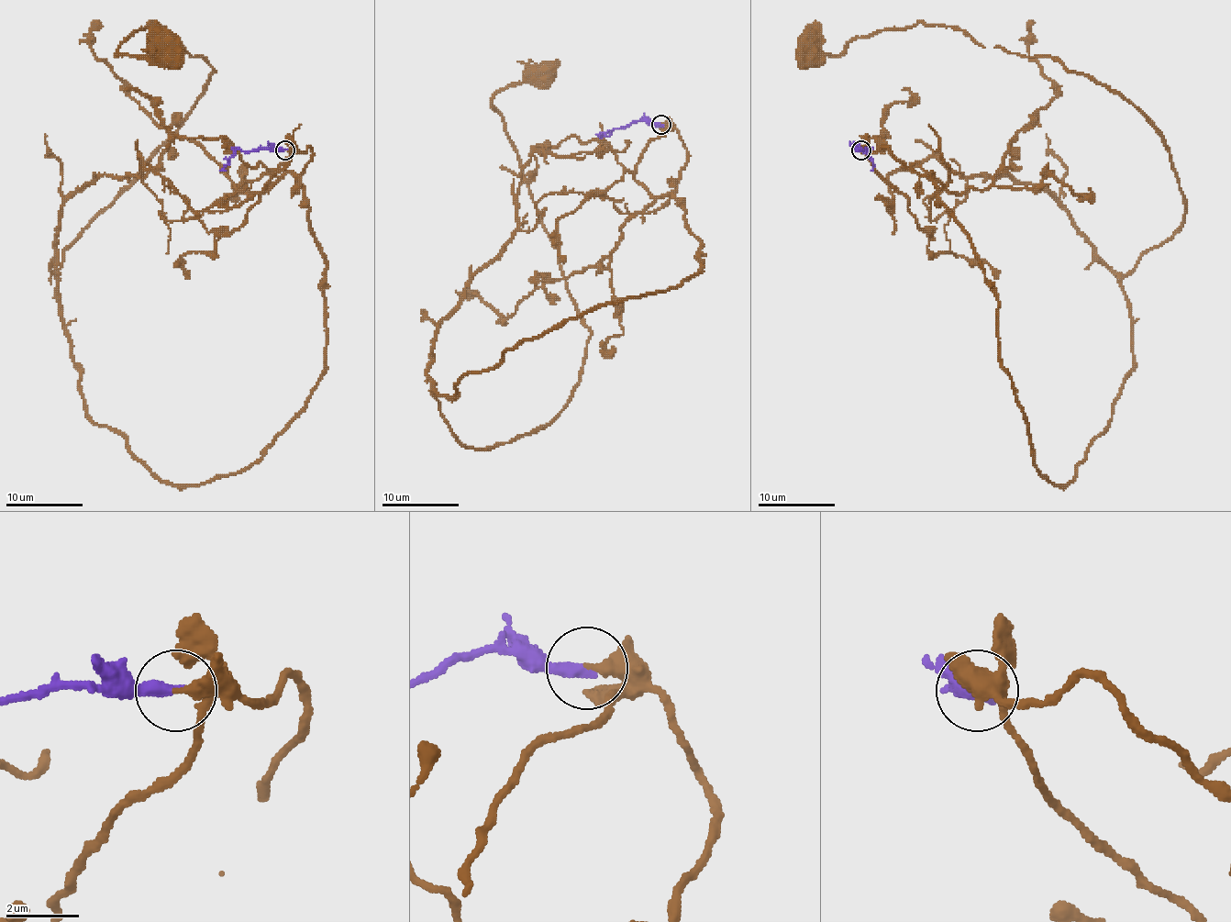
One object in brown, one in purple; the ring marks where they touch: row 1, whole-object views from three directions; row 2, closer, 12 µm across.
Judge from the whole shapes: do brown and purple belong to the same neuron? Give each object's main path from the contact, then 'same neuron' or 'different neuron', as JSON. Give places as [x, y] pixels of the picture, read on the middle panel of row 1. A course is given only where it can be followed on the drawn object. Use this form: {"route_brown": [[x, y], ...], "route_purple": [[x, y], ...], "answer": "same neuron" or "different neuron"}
{"route_brown": [[661, 125], [702, 263], [434, 384], [467, 446], [542, 428], [590, 328], [492, 105], [542, 74]], "route_purple": [[661, 125], [633, 121], [604, 136], [596, 134]], "answer": "different neuron"}

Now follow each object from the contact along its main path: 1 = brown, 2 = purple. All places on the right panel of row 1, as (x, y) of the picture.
1: (861, 149), (967, 236), (1071, 483), (1133, 367), (1121, 280), (1182, 222), (1165, 139), (961, 30), (811, 53)
2: (861, 149), (858, 149), (865, 149), (872, 162), (870, 171)

